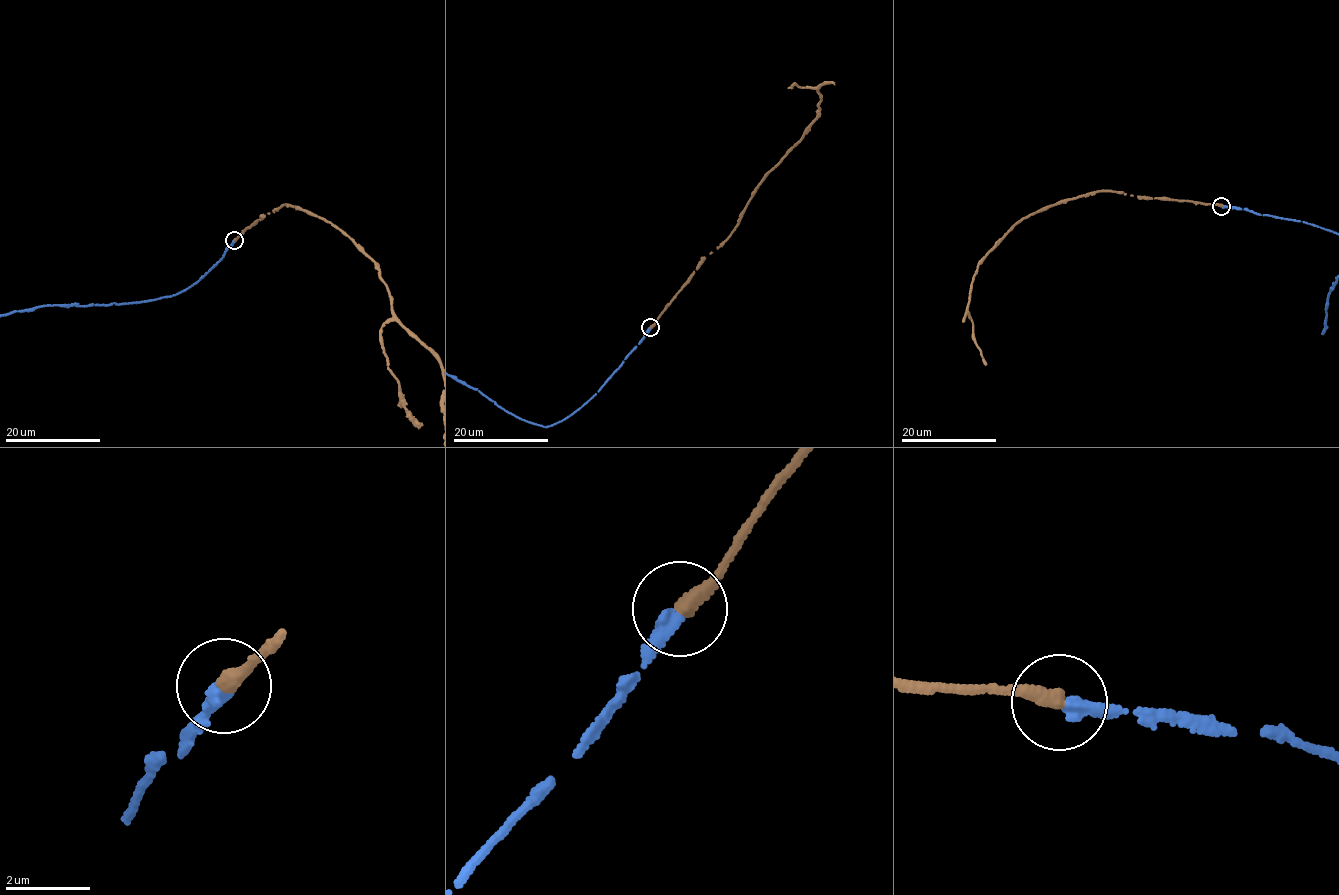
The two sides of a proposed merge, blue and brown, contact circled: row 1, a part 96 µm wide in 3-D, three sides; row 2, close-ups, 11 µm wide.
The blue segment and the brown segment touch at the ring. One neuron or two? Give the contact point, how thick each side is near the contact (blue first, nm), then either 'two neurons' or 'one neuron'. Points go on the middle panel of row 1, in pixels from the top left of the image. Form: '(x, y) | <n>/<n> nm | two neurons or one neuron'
(650, 327) | 360/400 nm | one neuron

